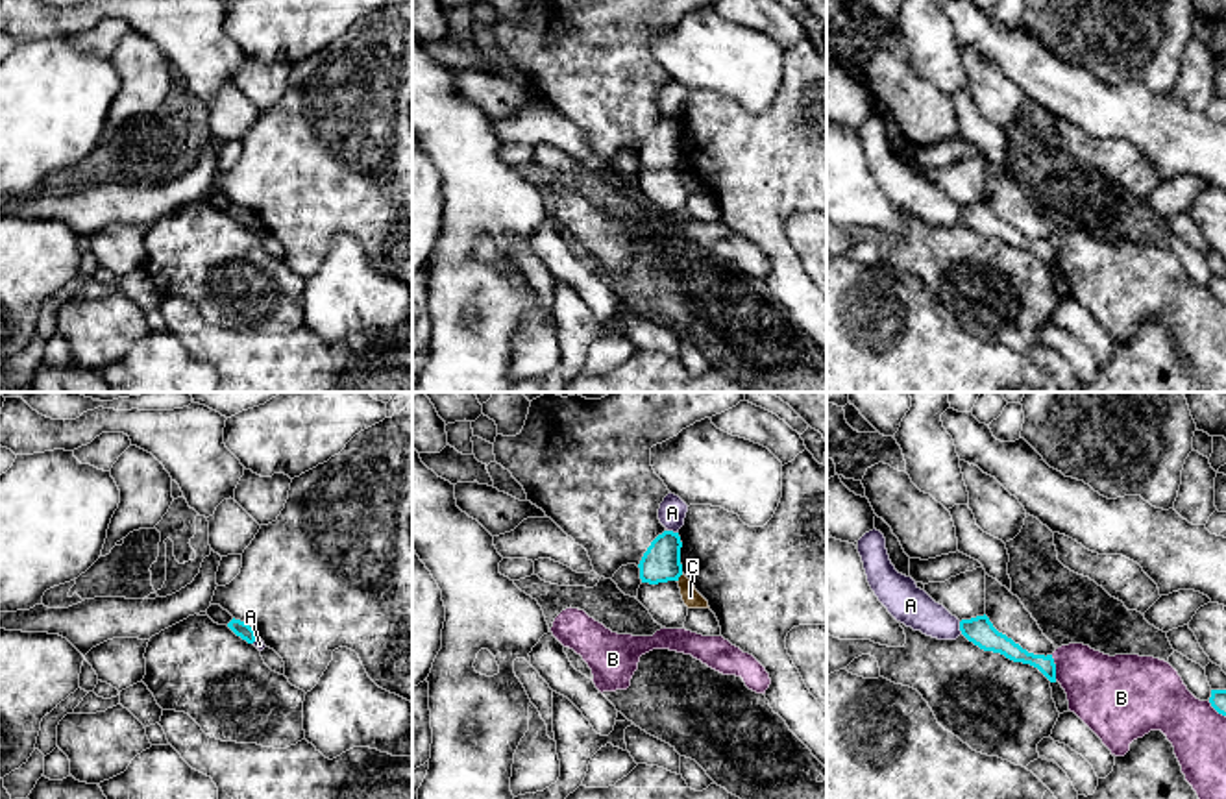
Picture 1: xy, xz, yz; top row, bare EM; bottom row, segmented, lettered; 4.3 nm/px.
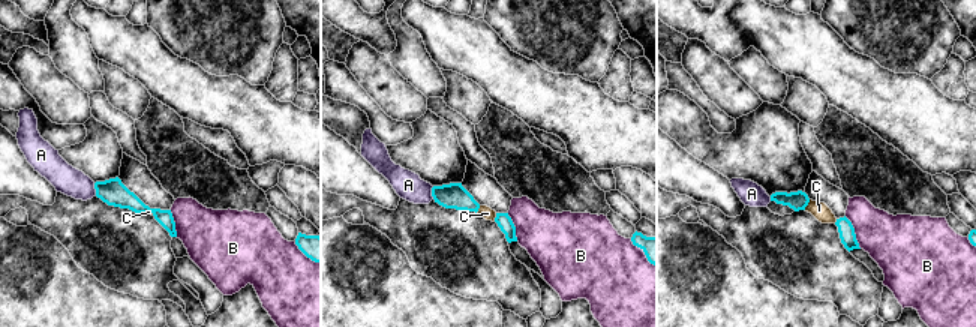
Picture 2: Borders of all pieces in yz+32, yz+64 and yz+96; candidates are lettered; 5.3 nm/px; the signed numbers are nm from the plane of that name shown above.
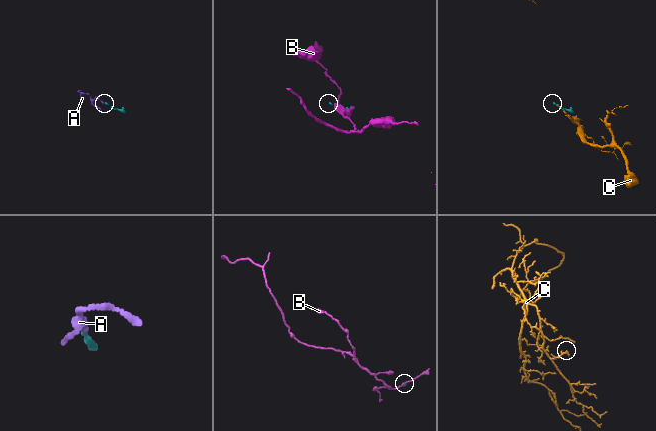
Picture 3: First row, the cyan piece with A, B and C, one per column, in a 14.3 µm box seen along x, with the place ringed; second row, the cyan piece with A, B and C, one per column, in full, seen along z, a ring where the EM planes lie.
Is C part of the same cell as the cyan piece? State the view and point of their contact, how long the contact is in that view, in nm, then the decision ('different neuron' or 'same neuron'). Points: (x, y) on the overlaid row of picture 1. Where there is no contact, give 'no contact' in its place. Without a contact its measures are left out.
meets cyan in xz at (679, 576); contact 50 nm long; different neuron

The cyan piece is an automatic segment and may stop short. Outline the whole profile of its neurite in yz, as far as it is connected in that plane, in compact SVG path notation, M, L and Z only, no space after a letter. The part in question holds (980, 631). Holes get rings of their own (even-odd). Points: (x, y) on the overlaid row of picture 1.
M880 531L865 533L858 540L858 553L871 590L897 621L938 640L956 640L963 634L980 649L1000 653L1013 662L1030 664L1050 682L1056 682L1052 655L1028 653L999 633L986 614L960 621L921 590L912 577L899 573L889 560L886 538Z

